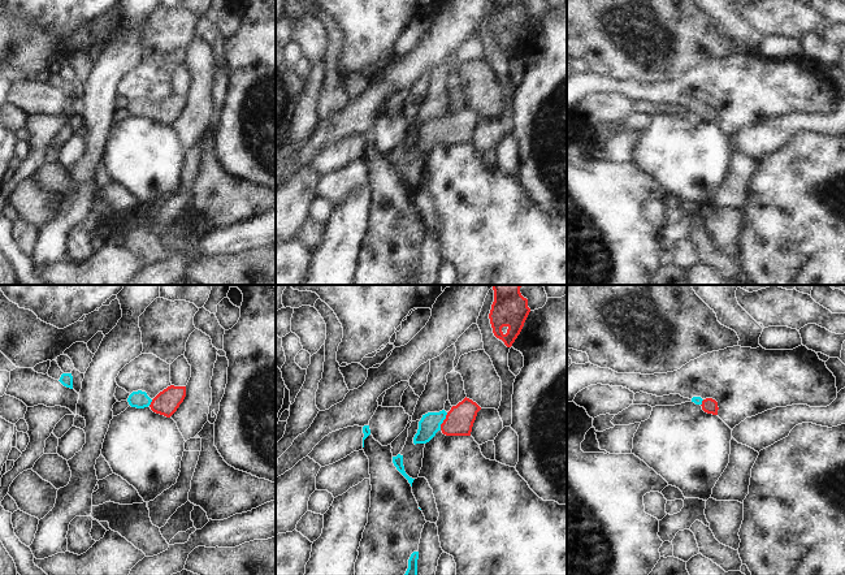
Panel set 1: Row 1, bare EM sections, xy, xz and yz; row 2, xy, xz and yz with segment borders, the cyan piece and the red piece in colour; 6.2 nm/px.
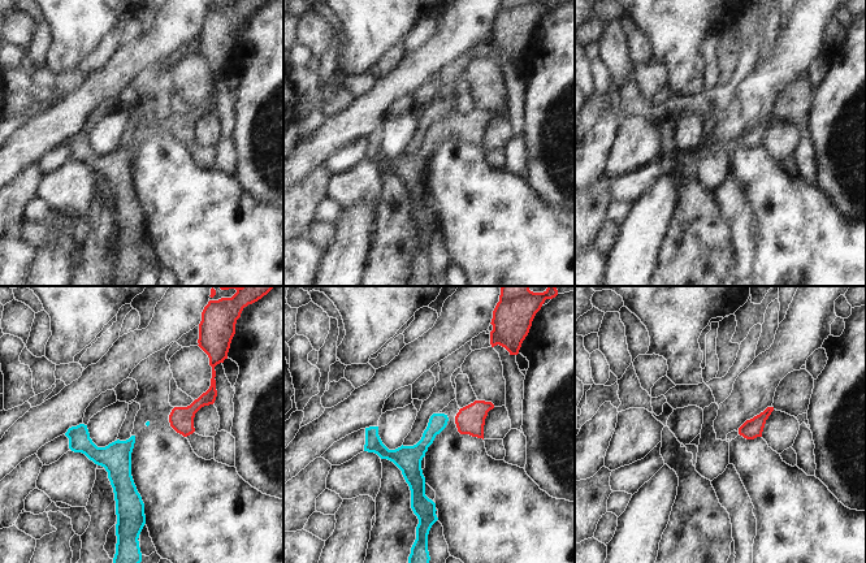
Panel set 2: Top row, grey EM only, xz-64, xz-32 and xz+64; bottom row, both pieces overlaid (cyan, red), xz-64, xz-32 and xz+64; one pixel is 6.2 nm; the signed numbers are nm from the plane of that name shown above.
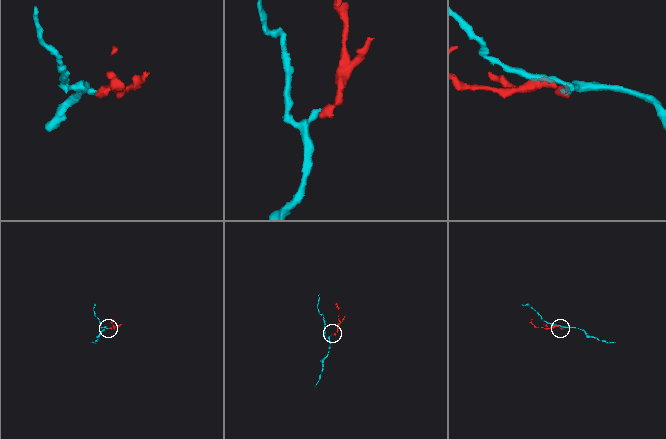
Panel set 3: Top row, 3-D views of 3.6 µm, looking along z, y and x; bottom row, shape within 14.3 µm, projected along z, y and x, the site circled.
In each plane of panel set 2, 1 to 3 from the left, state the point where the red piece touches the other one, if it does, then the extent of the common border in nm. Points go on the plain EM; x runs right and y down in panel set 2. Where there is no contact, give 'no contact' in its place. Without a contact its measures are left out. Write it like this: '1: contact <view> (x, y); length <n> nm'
1: no contact
2: no contact
3: no contact

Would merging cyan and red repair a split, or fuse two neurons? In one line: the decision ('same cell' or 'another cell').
same cell

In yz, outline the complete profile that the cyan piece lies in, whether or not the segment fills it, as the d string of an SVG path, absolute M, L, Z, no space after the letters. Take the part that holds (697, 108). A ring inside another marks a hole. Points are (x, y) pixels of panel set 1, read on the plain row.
M693 105L692 111L694 111L696 113L701 113L702 118L707 122L718 124L718 111L712 107L702 108L701 105Z

